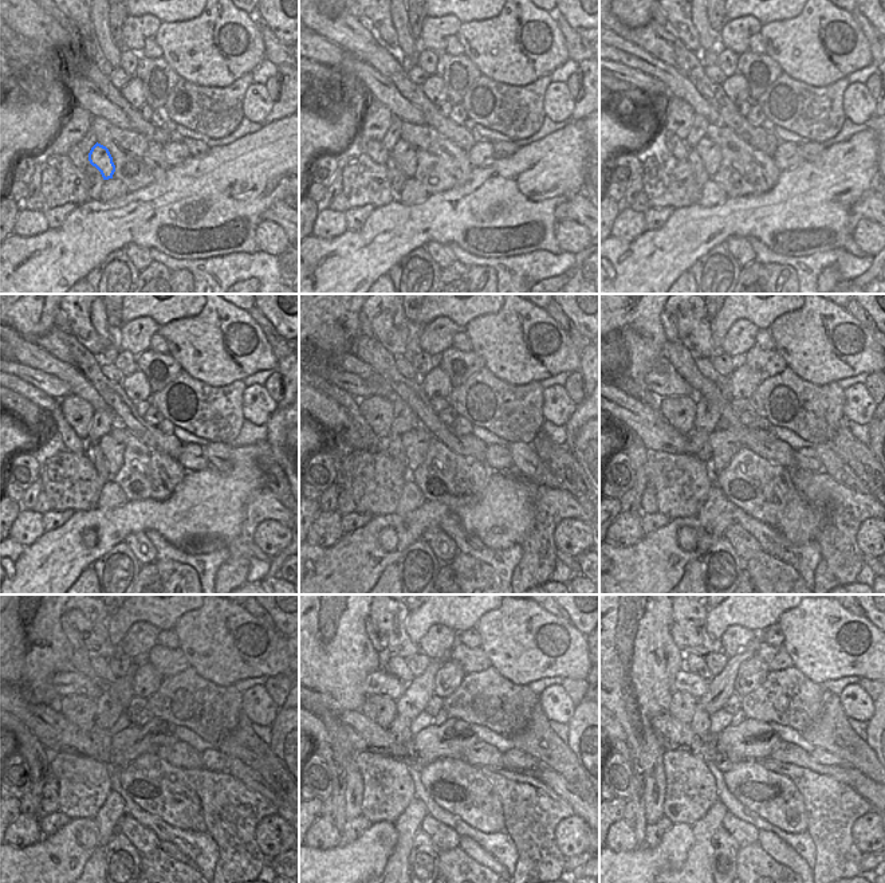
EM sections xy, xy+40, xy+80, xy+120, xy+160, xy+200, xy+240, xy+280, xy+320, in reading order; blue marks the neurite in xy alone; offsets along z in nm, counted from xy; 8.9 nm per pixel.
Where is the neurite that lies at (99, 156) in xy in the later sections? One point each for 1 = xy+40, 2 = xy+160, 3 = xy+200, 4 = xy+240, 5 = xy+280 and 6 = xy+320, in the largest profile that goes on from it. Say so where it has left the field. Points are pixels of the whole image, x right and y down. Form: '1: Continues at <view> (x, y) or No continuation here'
1: Continues at xy+40 (404, 153)
2: Continues at xy+160 (416, 442)
3: Continues at xy+200 (724, 443)
4: Continues at xy+240 (128, 745)
5: Continues at xy+280 (451, 740)
6: Continues at xy+320 (752, 740)

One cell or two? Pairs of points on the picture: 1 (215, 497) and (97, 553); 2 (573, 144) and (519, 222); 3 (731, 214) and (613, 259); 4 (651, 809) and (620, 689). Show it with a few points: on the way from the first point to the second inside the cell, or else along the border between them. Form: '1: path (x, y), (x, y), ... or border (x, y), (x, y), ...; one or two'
1: path (184, 515), (134, 515), (124, 522); one
2: path (557, 163), (519, 203); one
3: path (701, 228), (689, 232), (659, 258), (642, 258); one
4: path (652, 780), (648, 752), (634, 737), (632, 718); one

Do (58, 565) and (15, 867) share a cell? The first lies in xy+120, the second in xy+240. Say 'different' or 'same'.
same

